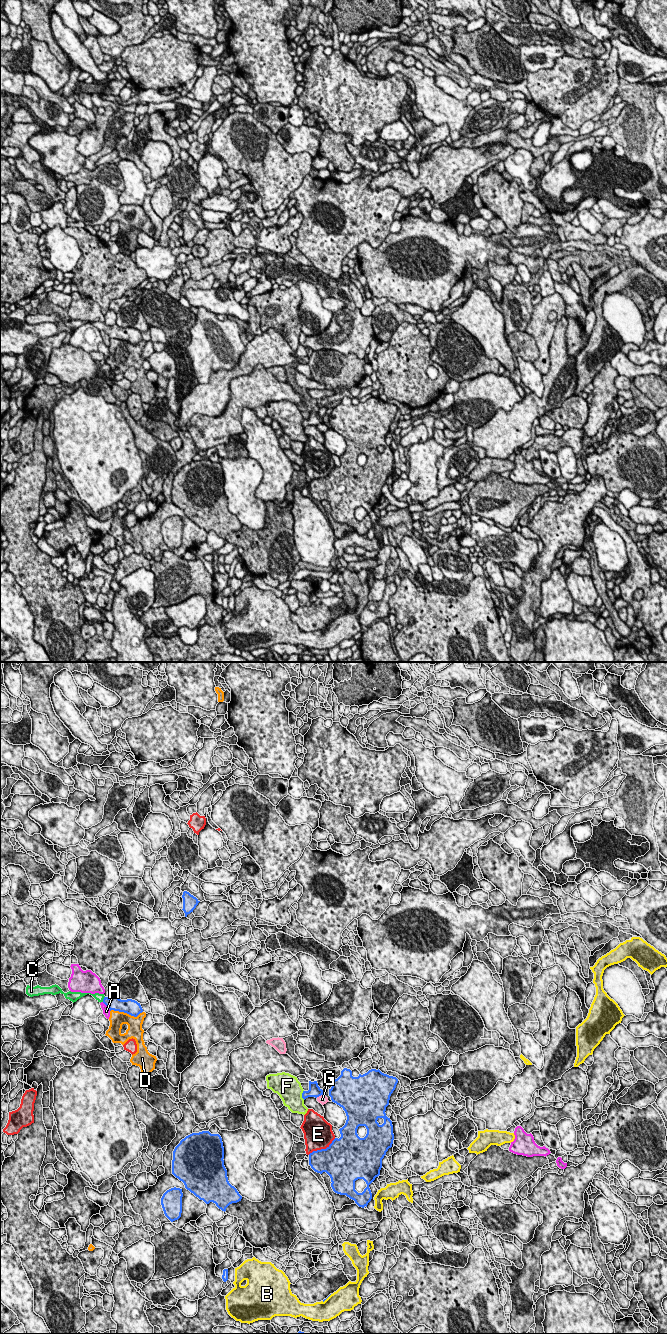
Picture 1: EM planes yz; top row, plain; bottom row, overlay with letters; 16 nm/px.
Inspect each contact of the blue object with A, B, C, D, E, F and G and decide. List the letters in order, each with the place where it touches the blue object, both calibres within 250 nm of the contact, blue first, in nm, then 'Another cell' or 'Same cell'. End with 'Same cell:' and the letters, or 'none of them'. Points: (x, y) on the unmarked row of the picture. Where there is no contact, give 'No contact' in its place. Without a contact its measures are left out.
A: Touches blue at yz (106, 333). Thickness 220 nm (blue) against 130 nm. Another cell
B: Touches blue at yz (326, 626). Thickness 30 nm (blue) against 340 nm. Another cell
C: Touches blue at yz (103, 327). Thickness 220 nm (blue) against 120 nm. Same cell
D: Touches blue at yz (126, 340). Thickness 240 nm (blue) against 240 nm. Another cell
E: Touches blue at yz (321, 477). Thickness 440 nm (blue) against 460 nm. Another cell
F: Touches blue at yz (302, 423). Thickness 190 nm (blue) against 400 nm. Another cell
G: Touches blue at yz (319, 423). Thickness 190 nm (blue) against 140 nm. Another cell
Same cell: C

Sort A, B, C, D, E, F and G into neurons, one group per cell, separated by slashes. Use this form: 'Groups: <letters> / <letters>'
Groups: A / B / C / D / E / F / G

